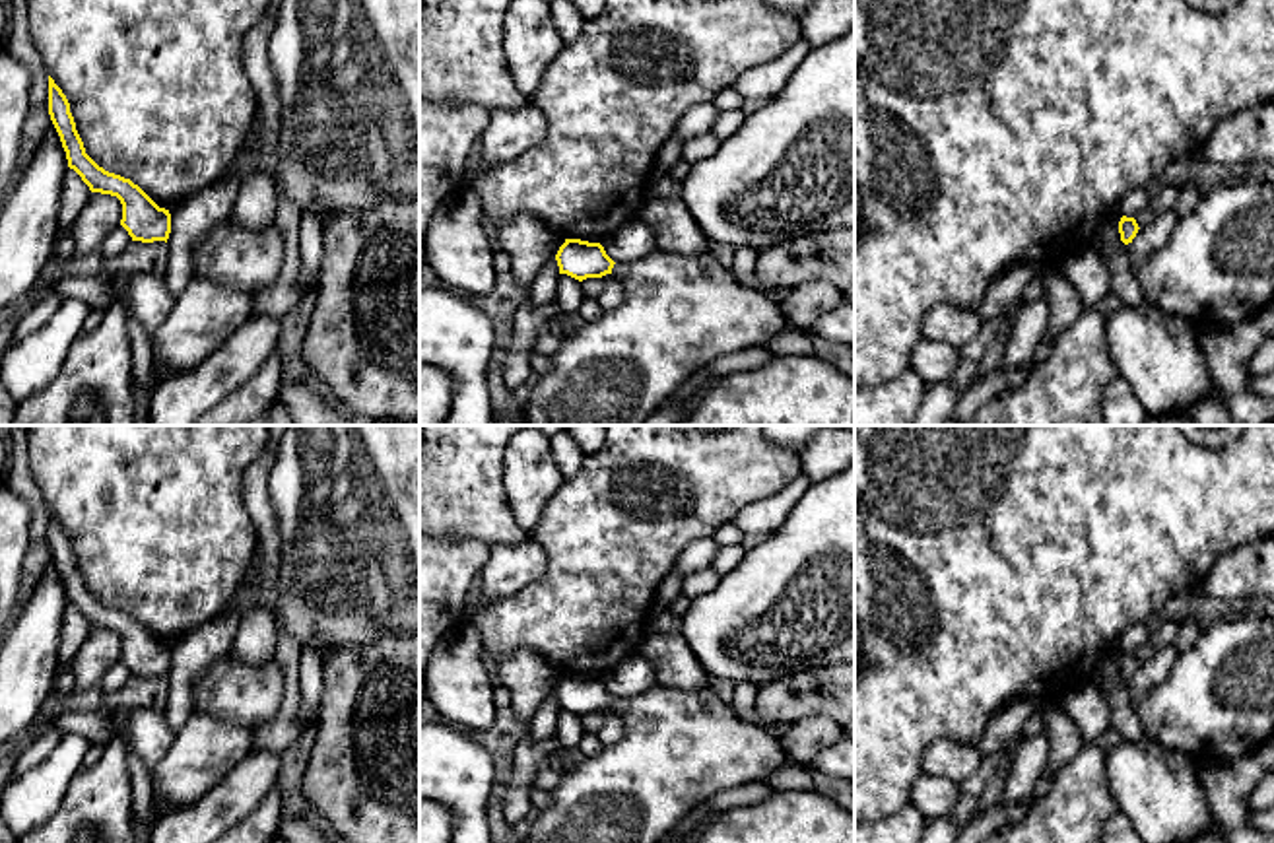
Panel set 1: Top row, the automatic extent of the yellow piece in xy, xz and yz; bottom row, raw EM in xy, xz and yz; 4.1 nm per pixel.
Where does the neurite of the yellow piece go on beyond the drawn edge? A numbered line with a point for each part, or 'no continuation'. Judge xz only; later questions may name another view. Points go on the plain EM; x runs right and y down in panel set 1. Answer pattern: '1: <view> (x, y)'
1: xz (678, 748)

